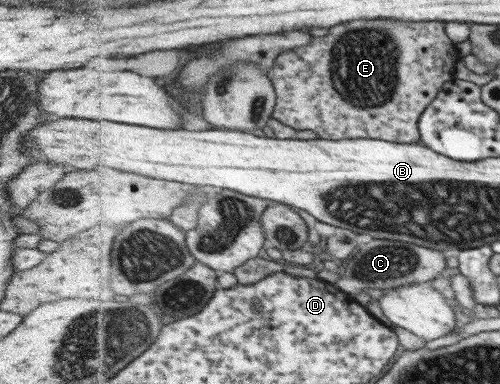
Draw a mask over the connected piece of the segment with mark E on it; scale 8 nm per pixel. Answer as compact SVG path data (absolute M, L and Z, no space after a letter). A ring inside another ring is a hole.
M370 19L357 20L347 23L341 23L329 29L330 34L323 37L313 37L314 40L306 46L293 48L286 51L277 58L276 66L270 71L269 76L276 84L278 91L278 104L274 117L283 124L294 129L306 129L305 121L309 117L319 123L319 119L327 125L321 127L337 127L339 131L333 133L319 133L321 138L331 140L341 139L384 139L395 143L421 143L422 133L420 122L425 110L436 101L436 98L444 89L444 85L455 80L455 65L462 59L459 49L453 39L447 33L447 22L444 21L420 21L412 22L407 20L389 19ZM293 67L297 73L297 87L303 91L313 91L317 85L321 89L321 95L327 95L327 99L347 99L347 101L317 101L317 103L303 103L295 105L295 111L287 111L287 99L293 99ZM355 103L381 103L375 107L359 107L361 117L341 117L341 115L351 115L347 113L349 107L355 107ZM289 115L307 115L301 119L301 127L295 125L297 117Z

